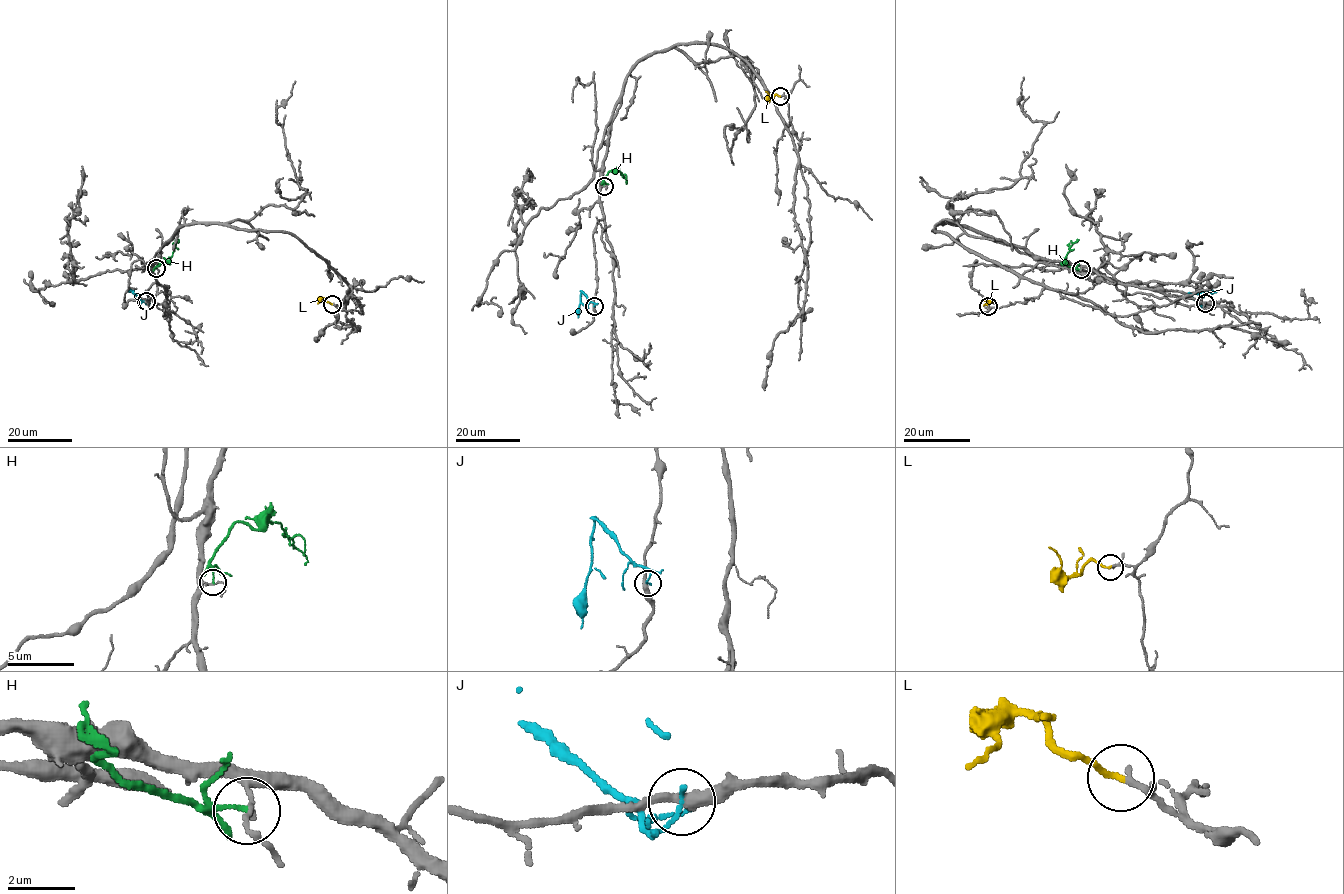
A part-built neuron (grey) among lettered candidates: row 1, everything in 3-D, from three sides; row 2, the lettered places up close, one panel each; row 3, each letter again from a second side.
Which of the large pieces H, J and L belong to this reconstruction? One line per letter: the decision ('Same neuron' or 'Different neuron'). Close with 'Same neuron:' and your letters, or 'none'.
H: Different neuron
J: Different neuron
L: Same neuron
Same neuron: L

